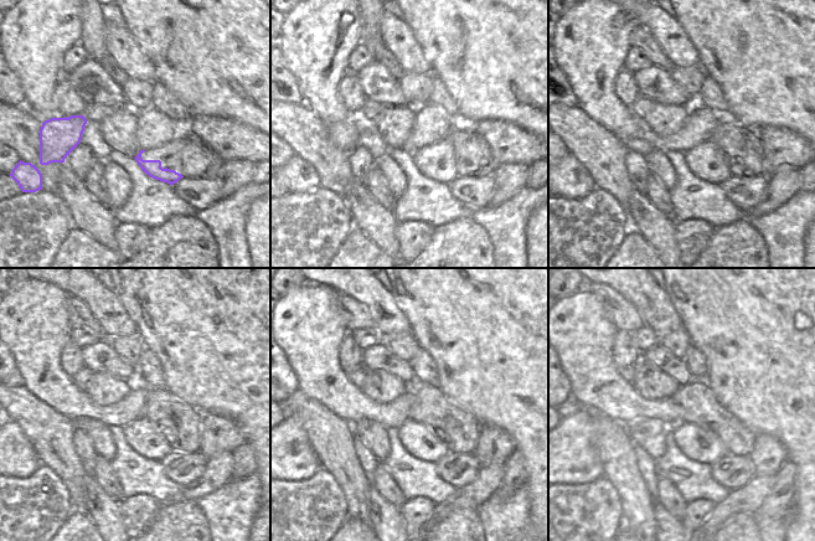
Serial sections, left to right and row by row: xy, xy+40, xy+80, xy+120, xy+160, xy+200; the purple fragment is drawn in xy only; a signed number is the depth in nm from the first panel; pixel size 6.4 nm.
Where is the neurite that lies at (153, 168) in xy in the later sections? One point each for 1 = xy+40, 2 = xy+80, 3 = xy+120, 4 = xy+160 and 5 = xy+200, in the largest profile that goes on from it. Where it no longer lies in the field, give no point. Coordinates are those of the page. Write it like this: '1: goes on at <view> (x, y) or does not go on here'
1: goes on at xy+40 (429, 168)
2: goes on at xy+80 (706, 169)
3: goes on at xy+120 (149, 446)
4: goes on at xy+160 (414, 438)
5: goes on at xy+200 (703, 447)

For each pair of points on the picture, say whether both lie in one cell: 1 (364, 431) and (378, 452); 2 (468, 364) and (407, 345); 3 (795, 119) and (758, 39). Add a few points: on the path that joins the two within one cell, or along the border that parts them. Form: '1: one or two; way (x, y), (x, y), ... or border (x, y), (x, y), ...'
1: one; way (369, 436), (378, 447)
2: two; border (411, 334), (419, 348)
3: one; way (795, 99), (784, 86), (783, 63), (778, 58)

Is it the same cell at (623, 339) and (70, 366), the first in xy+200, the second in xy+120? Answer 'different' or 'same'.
same

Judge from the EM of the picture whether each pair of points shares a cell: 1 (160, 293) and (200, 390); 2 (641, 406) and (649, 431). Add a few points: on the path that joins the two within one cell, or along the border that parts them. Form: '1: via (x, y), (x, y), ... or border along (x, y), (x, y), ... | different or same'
1: via (184, 317), (200, 334), (200, 366) | same
2: border along (624, 424), (632, 421), (661, 421), (666, 426) | different

